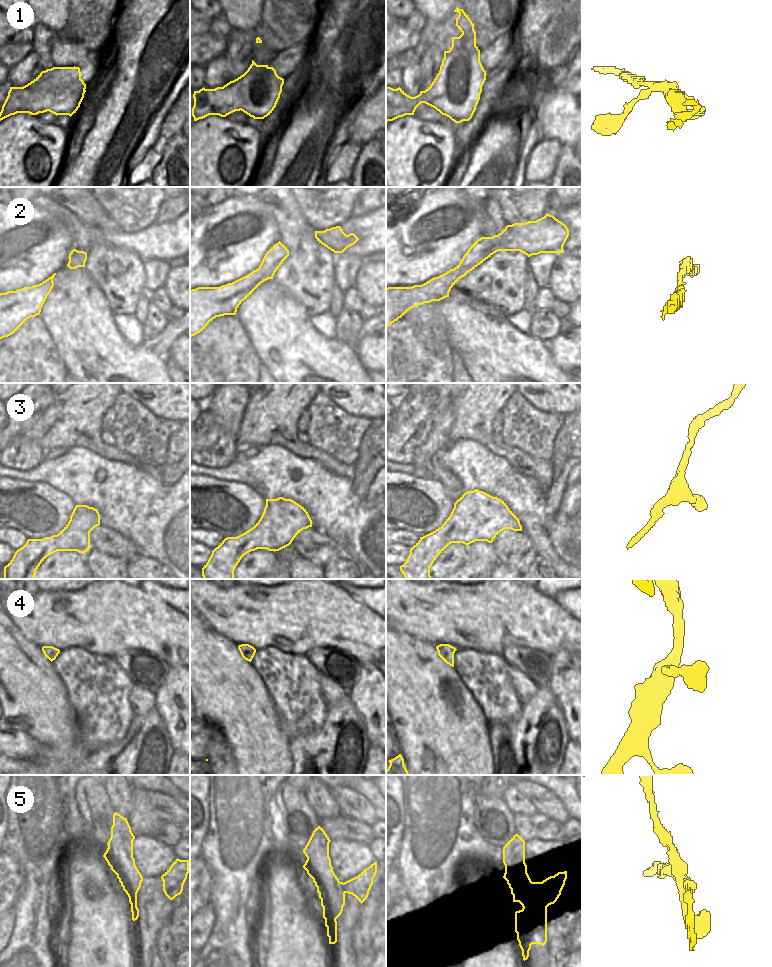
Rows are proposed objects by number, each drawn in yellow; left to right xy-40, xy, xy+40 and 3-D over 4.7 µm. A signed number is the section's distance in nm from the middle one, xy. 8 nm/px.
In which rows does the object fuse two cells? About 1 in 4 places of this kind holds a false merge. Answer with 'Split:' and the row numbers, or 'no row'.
Split: 1, 5

